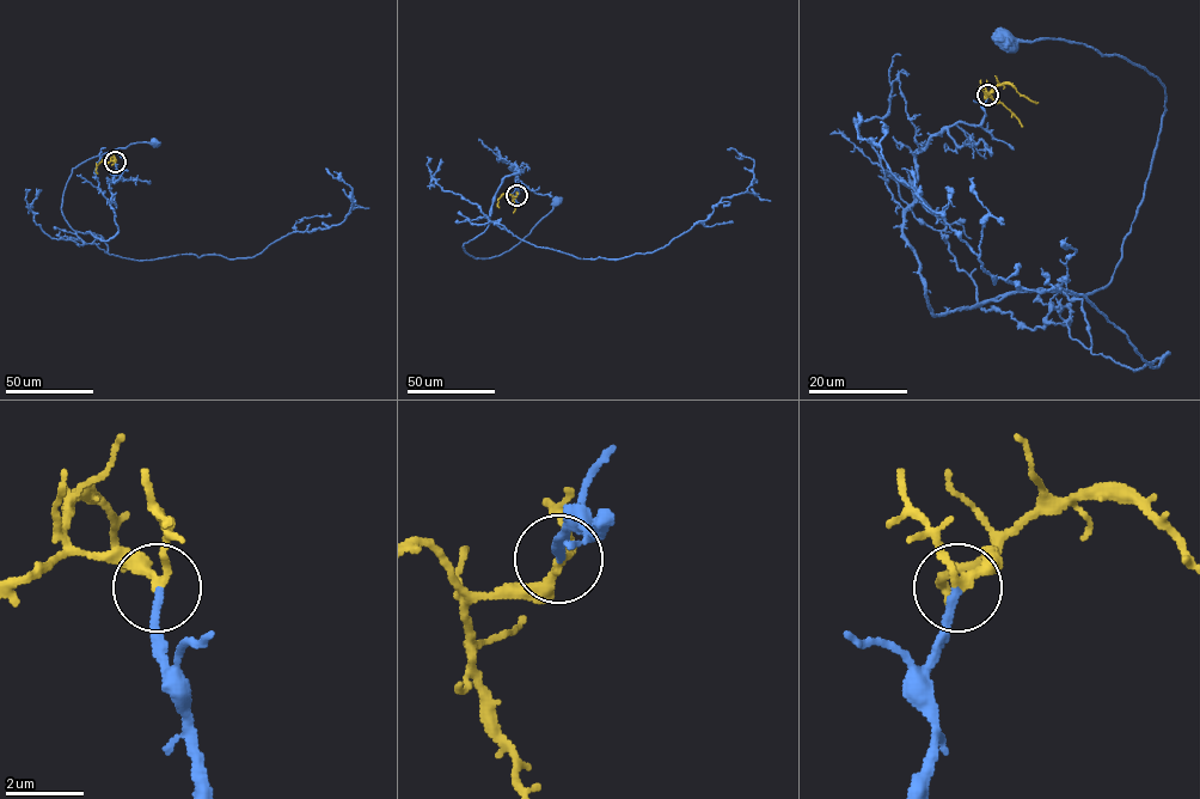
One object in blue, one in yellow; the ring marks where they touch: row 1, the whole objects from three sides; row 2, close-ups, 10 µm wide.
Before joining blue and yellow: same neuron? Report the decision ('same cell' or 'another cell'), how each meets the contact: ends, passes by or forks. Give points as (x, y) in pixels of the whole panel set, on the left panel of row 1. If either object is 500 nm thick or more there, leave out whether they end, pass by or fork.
same cell | blue ends | yellow passes by

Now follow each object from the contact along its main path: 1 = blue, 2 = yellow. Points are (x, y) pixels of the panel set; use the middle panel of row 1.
1: (516, 195), (514, 165), (519, 172), (504, 178), (488, 227), (463, 245), (467, 254), (509, 251), (557, 201)
2: (516, 195), (502, 194), (497, 201), (499, 207)

